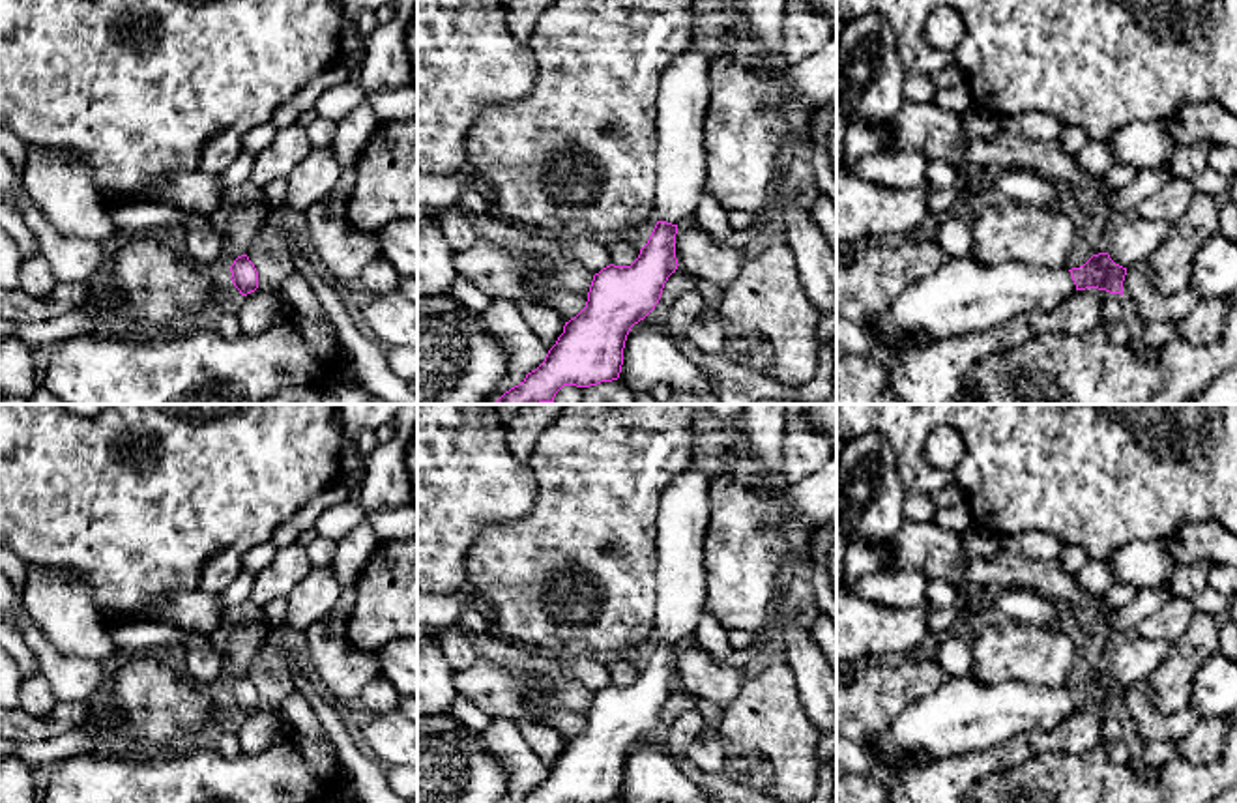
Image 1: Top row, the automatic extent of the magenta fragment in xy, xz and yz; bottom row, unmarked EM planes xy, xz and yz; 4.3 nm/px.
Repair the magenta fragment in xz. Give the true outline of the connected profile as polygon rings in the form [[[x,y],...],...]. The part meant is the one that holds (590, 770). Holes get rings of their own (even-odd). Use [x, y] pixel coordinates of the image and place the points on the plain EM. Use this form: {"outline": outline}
{"outline": [[[696,457],[664,489],[657,520],[657,640],[648,663],[631,685],[606,685],[593,694],[586,726],[563,745],[563,752],[548,769],[545,781],[520,803],[601,803],[619,797],[623,767],[634,743],[659,723],[664,702],[677,689],[676,653],[685,636],[692,636],[706,610],[707,573],[704,567],[704,537],[709,524],[709,474]]]}

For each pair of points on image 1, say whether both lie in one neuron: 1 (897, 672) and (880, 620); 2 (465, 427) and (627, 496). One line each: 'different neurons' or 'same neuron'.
1: different neurons
2: different neurons

